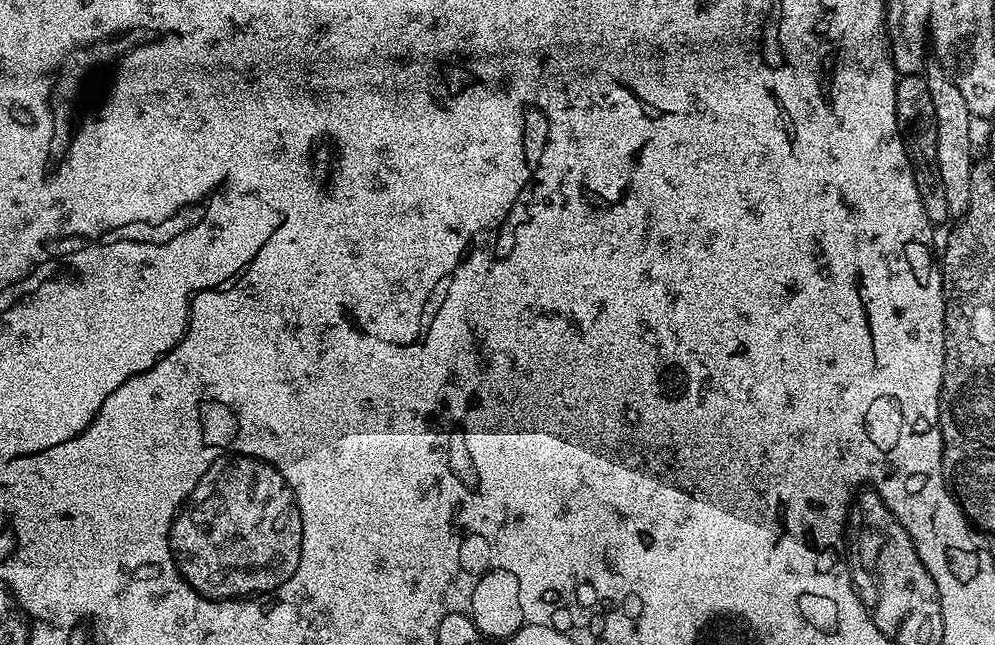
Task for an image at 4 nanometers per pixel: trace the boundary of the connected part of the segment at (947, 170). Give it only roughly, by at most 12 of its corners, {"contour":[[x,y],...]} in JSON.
{"contour":[[939,64],[924,72],[935,107],[932,156],[951,217],[972,193],[966,98]]}

